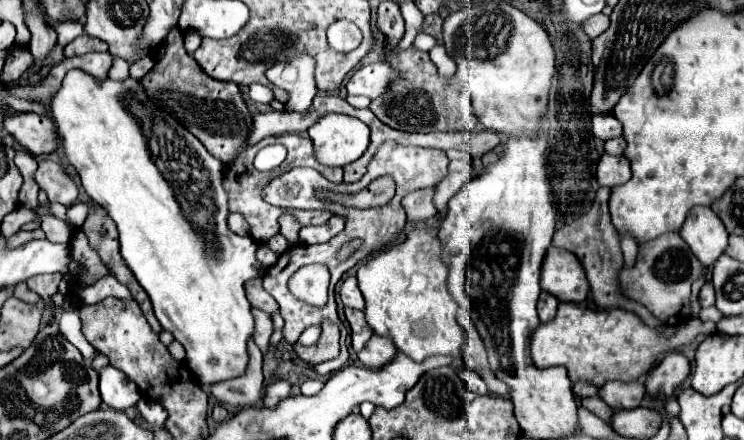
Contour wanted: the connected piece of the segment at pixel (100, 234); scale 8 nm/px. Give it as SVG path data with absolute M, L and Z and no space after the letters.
M96 207L88 219L84 221L82 225L82 231L86 233L90 245L94 251L98 251L102 263L108 267L110 275L114 275L122 285L126 285L132 293L132 297L138 301L144 317L148 319L150 327L154 333L160 333L162 327L158 323L158 319L154 317L154 311L152 311L152 303L146 295L146 291L136 283L132 271L126 269L126 265L122 263L122 257L120 257L120 245L118 245L118 231L116 231L116 225L112 219L108 219L108 213L102 209L102 207Z

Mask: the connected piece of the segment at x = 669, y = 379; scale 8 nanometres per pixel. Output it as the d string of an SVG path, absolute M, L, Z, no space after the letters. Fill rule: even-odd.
M668 353L646 375L646 393L650 397L672 397L676 387L690 375L690 361L682 353Z

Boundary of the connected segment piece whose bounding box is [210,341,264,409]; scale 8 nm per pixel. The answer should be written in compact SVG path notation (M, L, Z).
M248 341L248 359L250 367L244 375L228 381L210 385L210 393L226 407L244 409L256 405L262 399L262 353L254 341Z

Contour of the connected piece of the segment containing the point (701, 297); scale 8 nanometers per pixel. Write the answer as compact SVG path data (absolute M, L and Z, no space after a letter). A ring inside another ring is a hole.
M710 281L704 283L704 287L700 289L700 293L698 293L698 301L700 301L702 307L710 307L710 305L714 305L714 287L712 287Z

